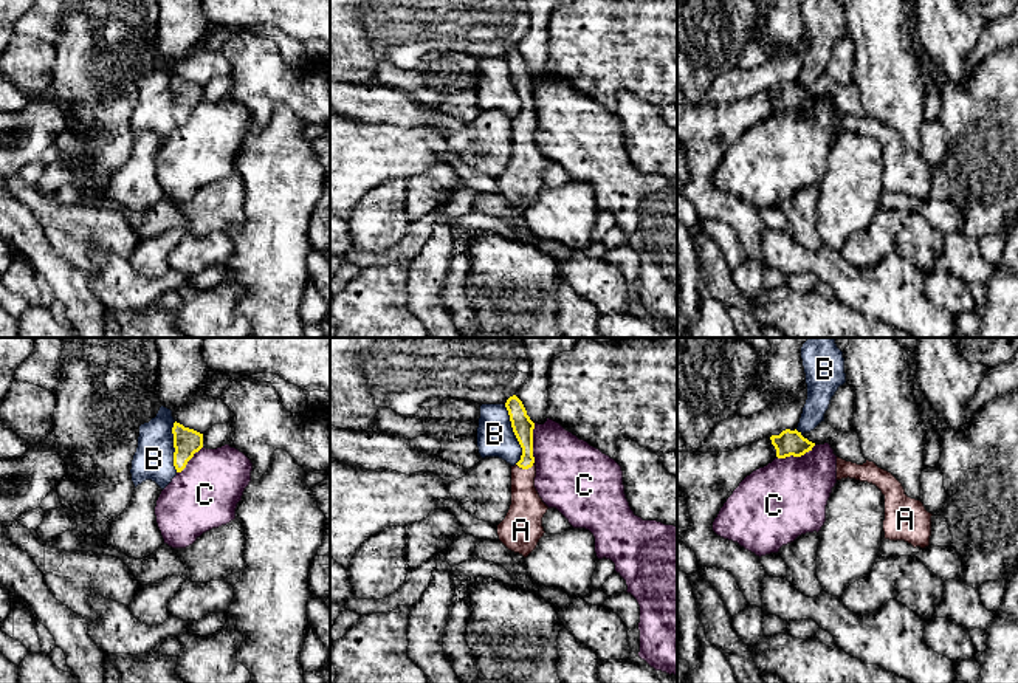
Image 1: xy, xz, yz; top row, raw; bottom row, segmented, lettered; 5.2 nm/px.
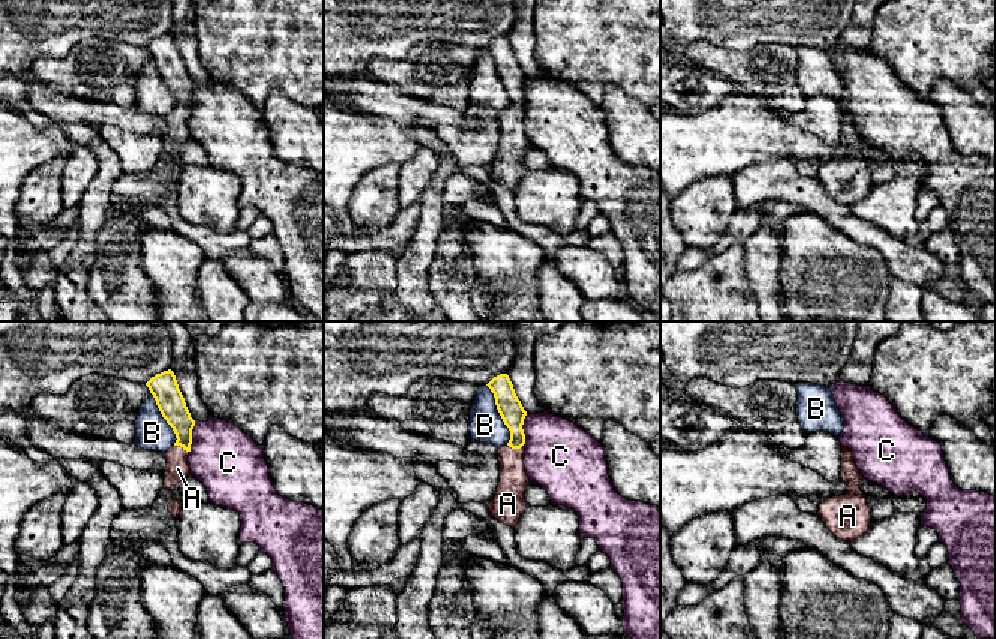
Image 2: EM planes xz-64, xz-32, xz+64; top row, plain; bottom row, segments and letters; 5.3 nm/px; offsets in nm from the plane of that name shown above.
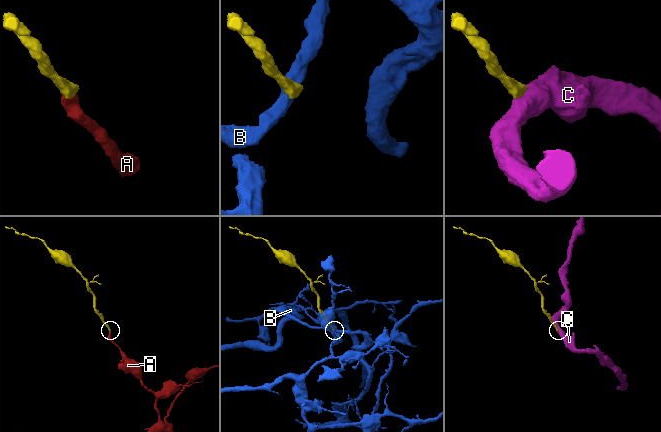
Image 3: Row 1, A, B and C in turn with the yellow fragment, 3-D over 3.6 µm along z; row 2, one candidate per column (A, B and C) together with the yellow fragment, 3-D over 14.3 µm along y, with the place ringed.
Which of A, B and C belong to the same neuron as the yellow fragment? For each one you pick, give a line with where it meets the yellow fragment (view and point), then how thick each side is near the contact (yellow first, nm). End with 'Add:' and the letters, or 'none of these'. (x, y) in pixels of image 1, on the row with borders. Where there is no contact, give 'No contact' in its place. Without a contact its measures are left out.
A: Touches yellow at xz (526, 468). Thickness 110 nm (yellow) against 180 nm
Add: A

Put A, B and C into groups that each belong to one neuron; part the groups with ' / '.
A / B / C

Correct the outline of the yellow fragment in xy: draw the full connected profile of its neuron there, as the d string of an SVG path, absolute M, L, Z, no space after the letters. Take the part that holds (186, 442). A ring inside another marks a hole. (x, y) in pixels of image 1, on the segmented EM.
M177 421L174 423L172 434L175 448L174 466L177 472L181 472L194 454L203 448L203 434L184 427Z

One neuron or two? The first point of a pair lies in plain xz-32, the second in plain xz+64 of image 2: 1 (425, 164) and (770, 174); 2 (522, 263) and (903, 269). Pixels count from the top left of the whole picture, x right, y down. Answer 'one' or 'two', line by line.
1: one
2: two

